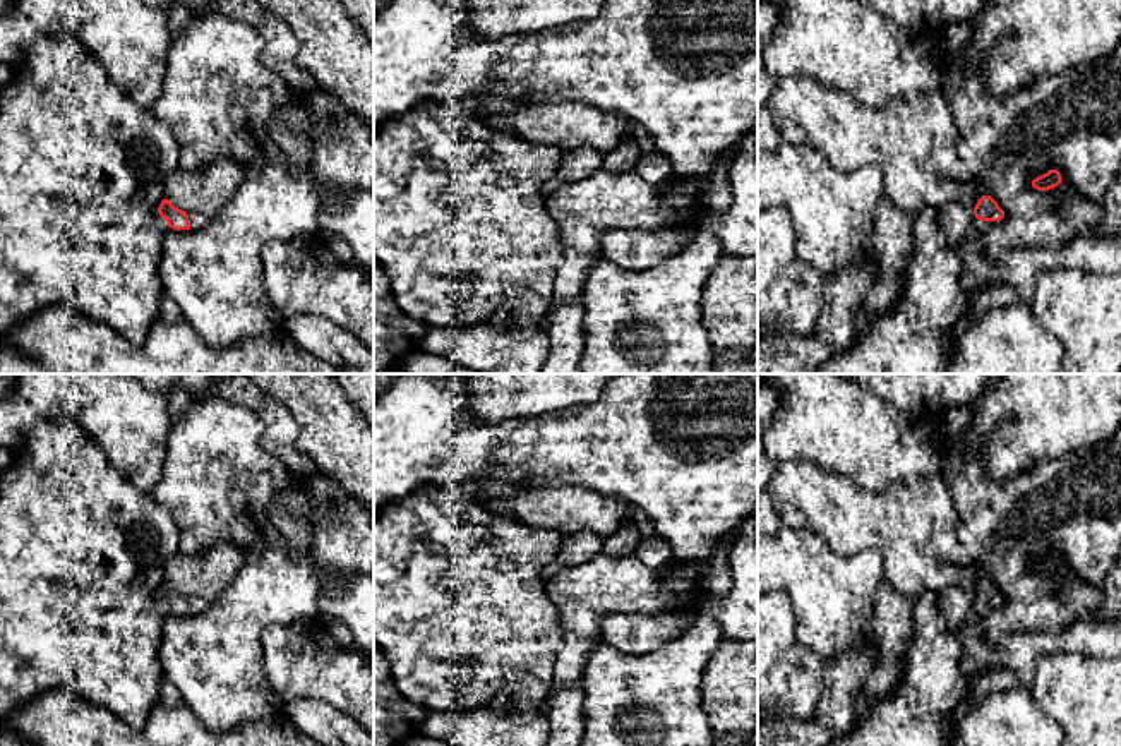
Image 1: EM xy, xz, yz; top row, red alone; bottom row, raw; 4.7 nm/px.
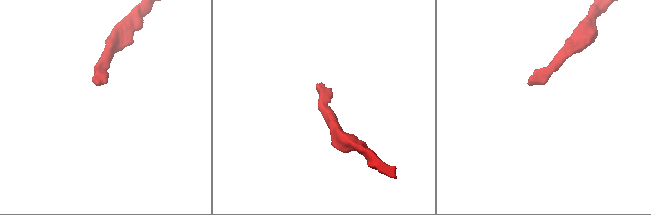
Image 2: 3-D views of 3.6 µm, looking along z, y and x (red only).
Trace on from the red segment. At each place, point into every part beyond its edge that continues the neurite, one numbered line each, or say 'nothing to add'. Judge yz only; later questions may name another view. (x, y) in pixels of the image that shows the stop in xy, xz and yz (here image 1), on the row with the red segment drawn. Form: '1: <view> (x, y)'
1: yz (955, 218)

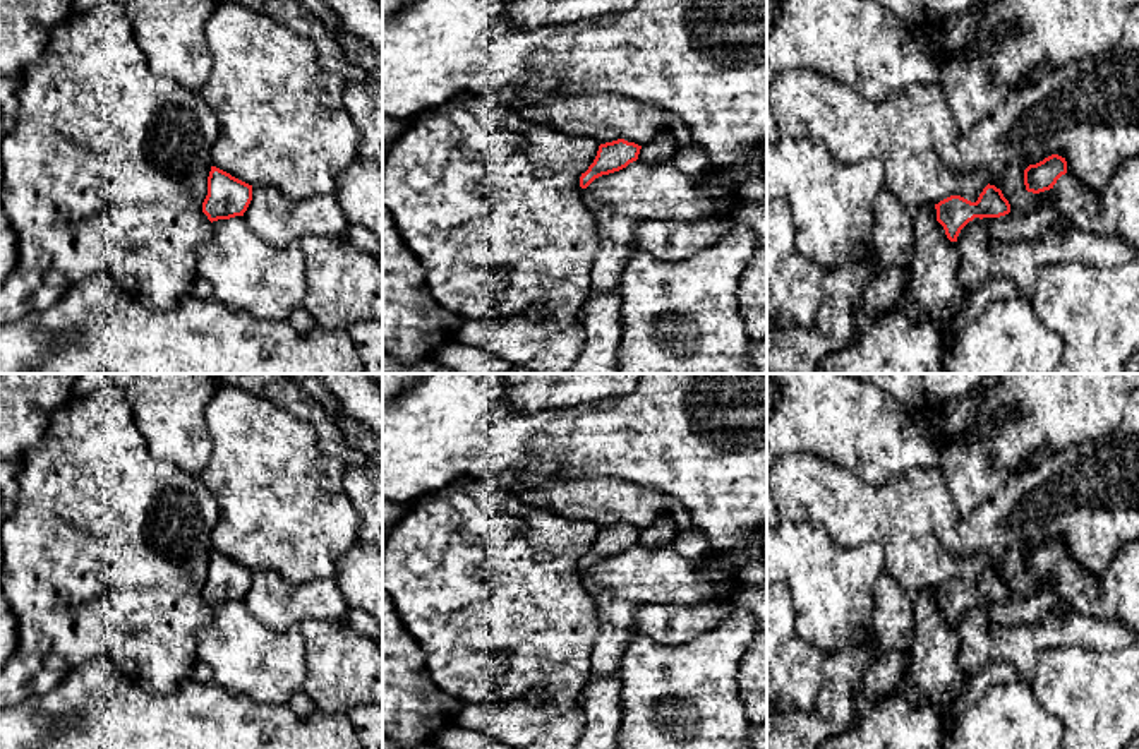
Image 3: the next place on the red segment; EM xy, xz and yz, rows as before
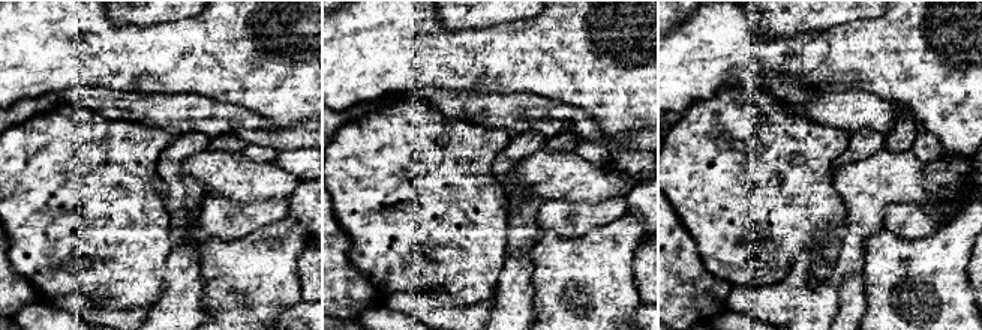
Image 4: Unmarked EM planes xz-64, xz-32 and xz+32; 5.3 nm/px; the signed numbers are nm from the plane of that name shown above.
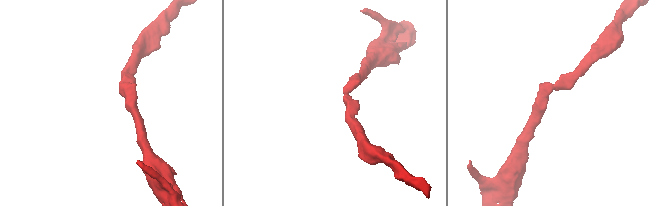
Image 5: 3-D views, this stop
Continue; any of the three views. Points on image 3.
nothing to add

